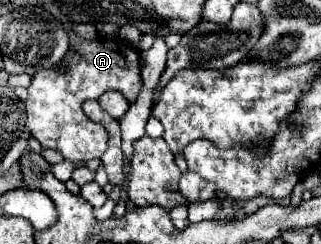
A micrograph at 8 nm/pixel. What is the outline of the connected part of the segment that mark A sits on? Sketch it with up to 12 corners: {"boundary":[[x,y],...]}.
{"boundary":[[84,41],[32,77],[26,125],[72,163],[102,157],[108,133],[82,103],[142,89],[140,53]]}

